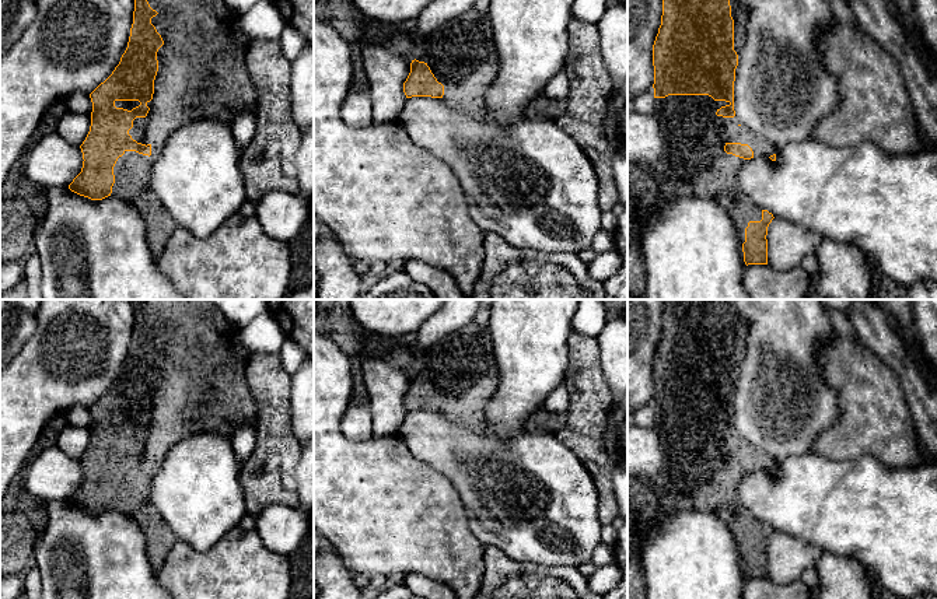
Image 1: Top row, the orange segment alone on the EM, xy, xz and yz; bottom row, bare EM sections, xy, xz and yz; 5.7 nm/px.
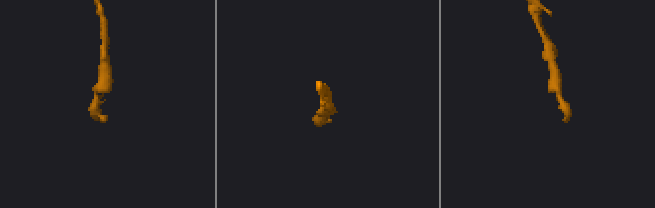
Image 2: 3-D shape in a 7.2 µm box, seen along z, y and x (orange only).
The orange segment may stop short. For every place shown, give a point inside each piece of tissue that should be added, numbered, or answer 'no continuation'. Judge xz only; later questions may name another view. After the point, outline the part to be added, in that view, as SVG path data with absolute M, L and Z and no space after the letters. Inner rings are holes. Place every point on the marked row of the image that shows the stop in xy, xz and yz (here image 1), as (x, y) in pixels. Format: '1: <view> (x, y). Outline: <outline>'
1: xz (461, 53). Outline: M472 8L444 22L422 43L422 55L416 60L424 62L437 81L444 85L441 99L447 105L475 118L483 116L485 95L500 71L487 13Z

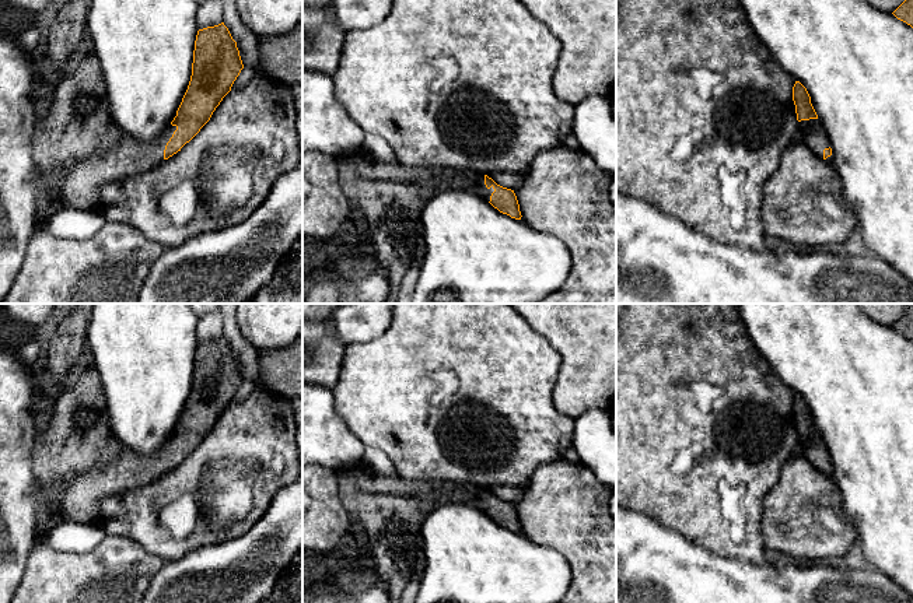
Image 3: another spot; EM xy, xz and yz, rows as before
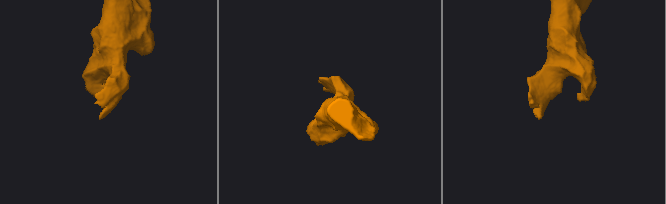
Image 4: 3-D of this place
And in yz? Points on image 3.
1: yz (814, 136). Outline: M819 119L798 122L798 132L802 143L819 158L823 159L823 150L829 148L829 140Z

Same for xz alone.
1: xz (437, 179). Outline: M361 154L351 158L350 162L367 179L417 185L430 187L434 192L462 189L487 201L490 201L494 192L493 186L486 187L485 173L472 169L406 166L398 162L384 165L375 164Z

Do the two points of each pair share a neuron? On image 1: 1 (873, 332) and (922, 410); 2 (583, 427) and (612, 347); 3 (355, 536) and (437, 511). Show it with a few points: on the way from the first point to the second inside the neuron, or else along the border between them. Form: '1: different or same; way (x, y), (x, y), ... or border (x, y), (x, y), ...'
1: same; way (892, 351), (904, 365), (916, 391)
2: different; border (595, 339), (601, 371), (612, 395)
3: same; way (376, 515), (416, 515)

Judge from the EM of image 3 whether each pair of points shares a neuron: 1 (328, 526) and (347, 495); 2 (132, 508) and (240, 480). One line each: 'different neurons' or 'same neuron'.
1: different neurons
2: same neuron

